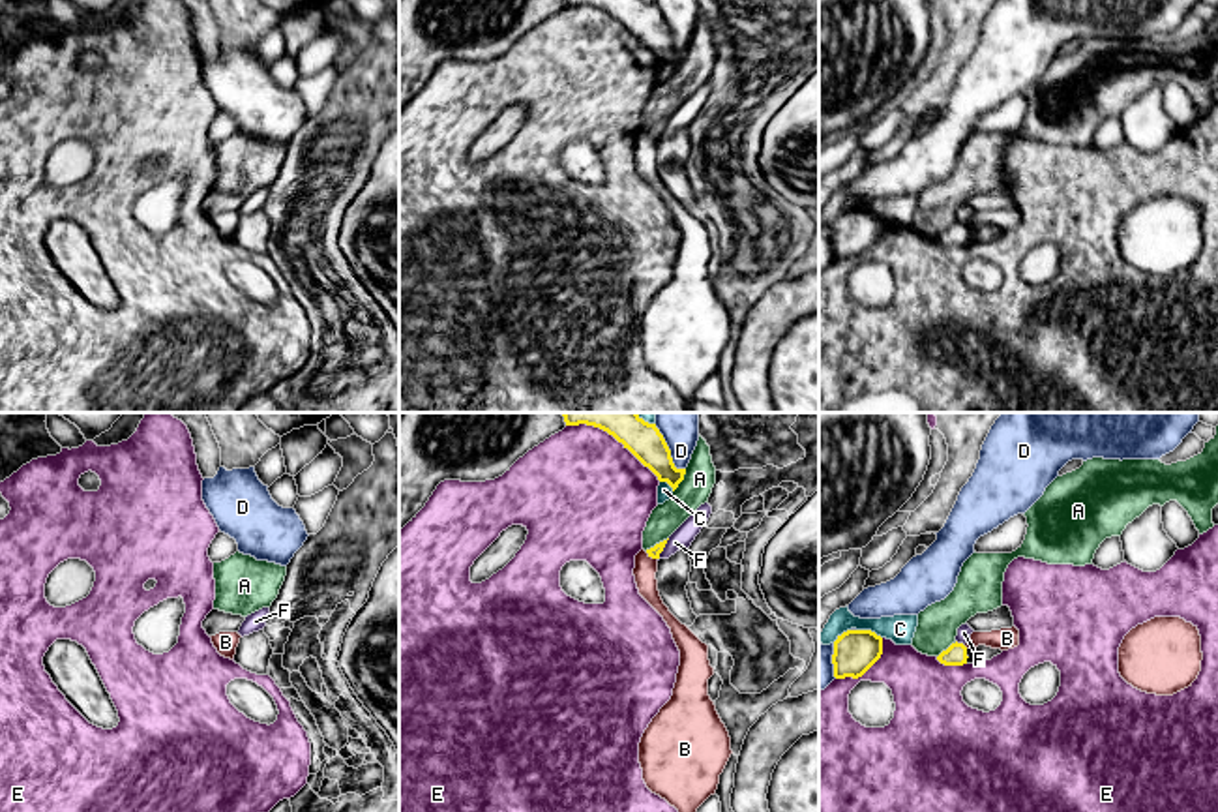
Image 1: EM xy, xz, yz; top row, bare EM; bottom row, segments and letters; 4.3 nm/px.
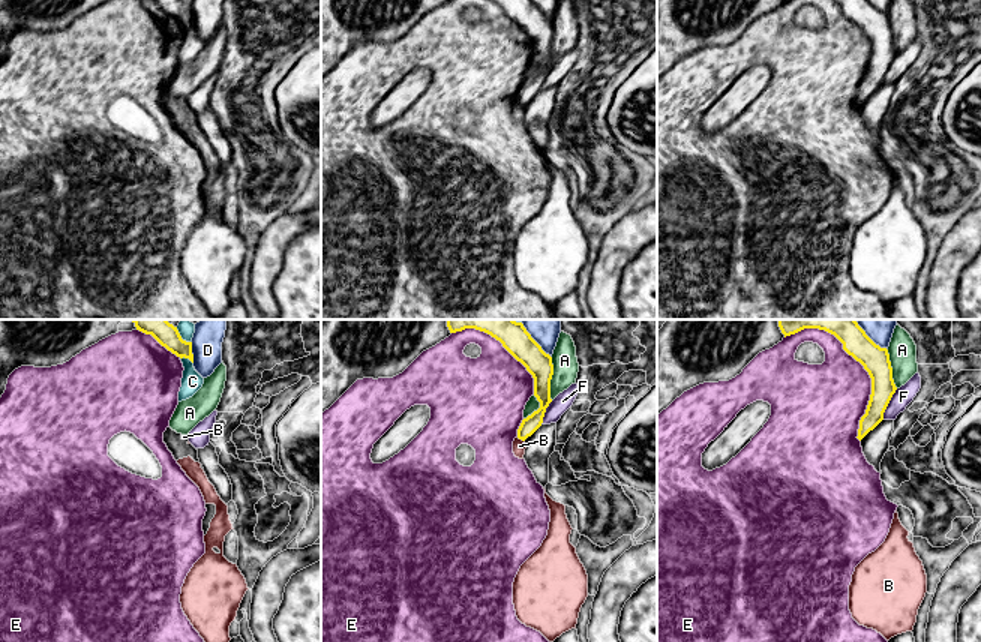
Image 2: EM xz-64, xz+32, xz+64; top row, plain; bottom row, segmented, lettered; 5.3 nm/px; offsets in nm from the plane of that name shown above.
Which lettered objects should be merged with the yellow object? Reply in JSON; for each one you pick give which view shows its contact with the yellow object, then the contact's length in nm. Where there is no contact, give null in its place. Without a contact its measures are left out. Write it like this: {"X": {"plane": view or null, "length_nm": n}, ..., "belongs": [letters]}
{"belongs": []}

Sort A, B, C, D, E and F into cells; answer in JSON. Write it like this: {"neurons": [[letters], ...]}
{"neurons": [["A"], ["B"], ["C"], ["D"], ["E"], ["F"]]}

